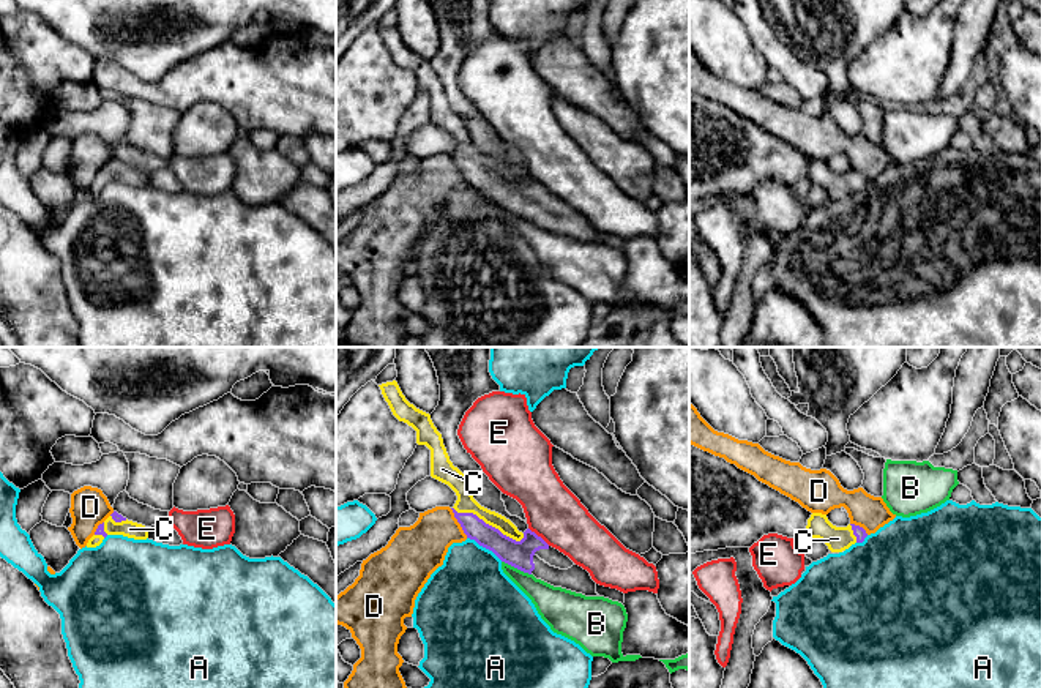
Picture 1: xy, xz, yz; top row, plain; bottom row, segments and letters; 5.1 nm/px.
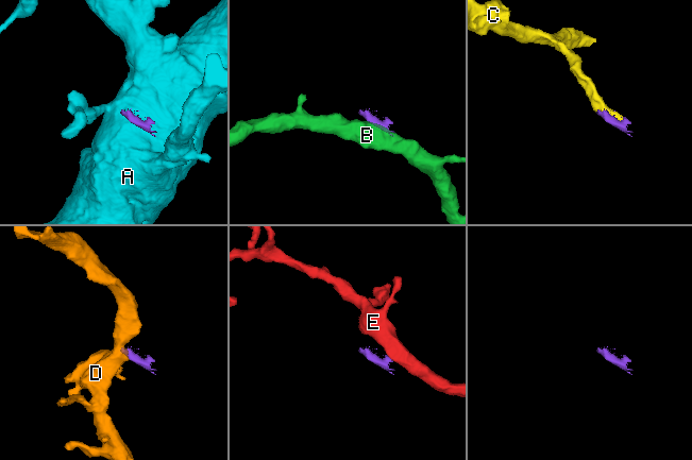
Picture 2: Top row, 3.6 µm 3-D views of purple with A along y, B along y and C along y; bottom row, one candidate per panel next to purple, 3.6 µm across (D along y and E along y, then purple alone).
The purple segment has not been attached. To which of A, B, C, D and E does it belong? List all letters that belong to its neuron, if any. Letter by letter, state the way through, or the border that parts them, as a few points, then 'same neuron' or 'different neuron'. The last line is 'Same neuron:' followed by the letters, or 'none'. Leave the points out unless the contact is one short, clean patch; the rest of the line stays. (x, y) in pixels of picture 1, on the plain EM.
A: different neuron
B: border xz (502, 207), (530, 221); different neuron
C: way xz (519, 201), (488, 171), (466, 150); same neuron
D: border xz (450, 155), (467, 183); different neuron
E: border xz (529, 174), (549, 191); different neuron
Same neuron: C

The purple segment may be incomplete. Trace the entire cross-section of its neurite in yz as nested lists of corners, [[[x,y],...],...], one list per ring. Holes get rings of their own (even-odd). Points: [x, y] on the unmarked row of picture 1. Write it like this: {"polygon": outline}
{"polygon": [[[822,159],[811,161],[804,181],[822,186],[831,199],[842,199],[855,189],[863,189],[868,183],[863,174],[855,170],[836,174],[828,167],[826,161]]]}

